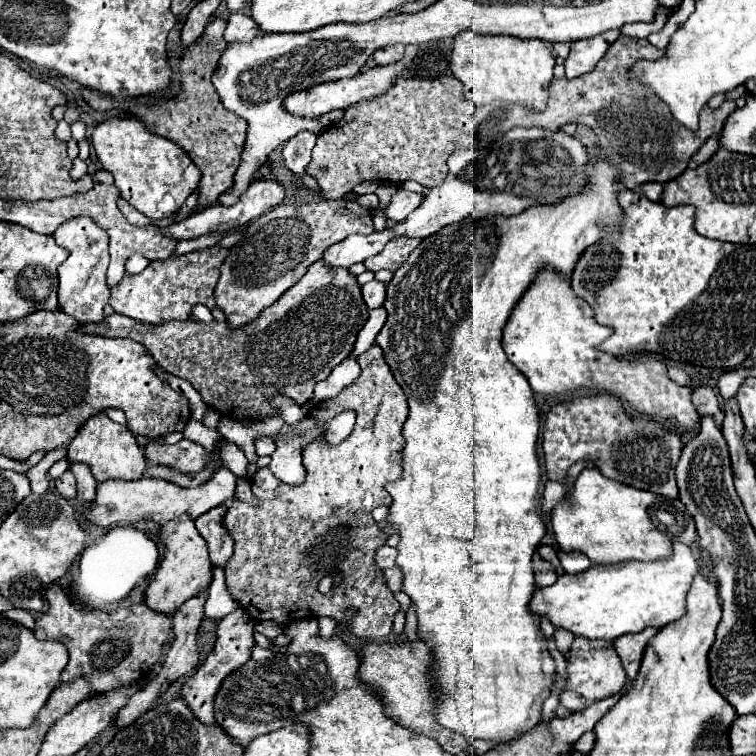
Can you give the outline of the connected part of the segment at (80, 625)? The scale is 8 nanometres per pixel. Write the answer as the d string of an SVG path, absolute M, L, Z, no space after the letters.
M49 585L45 599L49 601L49 609L45 613L41 613L41 617L37 619L37 625L33 629L35 637L39 639L53 639L53 641L63 641L69 649L69 665L63 673L61 683L67 683L75 677L87 677L89 681L93 681L93 691L101 693L101 691L109 691L111 687L119 687L119 685L129 685L141 677L147 675L147 671L161 661L161 649L163 645L171 639L173 633L173 619L171 615L159 613L149 609L147 605L139 603L139 605L131 605L131 607L119 607L113 613L103 613L97 609L89 609L83 607L79 603L73 603L69 599L69 593L59 587L59 585Z

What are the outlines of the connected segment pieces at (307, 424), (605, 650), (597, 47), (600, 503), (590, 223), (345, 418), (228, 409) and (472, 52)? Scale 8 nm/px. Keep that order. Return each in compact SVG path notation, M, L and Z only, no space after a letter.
M305 417L299 425L283 425L283 429L275 435L277 451L271 455L269 469L273 475L289 485L305 483L305 467L303 467L303 449L311 437L315 437L317 425L313 417Z
M575 637L567 657L567 685L559 695L559 703L571 711L579 711L595 701L601 701L603 697L615 695L625 681L627 675L623 671L619 655L615 653L613 641L605 641L605 639L591 641L585 637Z
M607 31L593 39L573 41L571 53L565 59L565 76L568 79L573 79L581 77L583 73L589 73L619 35L621 35L621 31Z
M595 467L583 469L579 473L569 497L563 503L555 505L551 513L551 525L553 525L555 539L563 551L583 551L597 565L621 563L629 559L653 561L653 559L659 559L661 555L669 555L673 541L681 541L691 547L697 545L693 517L687 513L687 509L683 509L683 503L679 499L669 499L651 491L629 487L621 481L613 481Z
M595 143L593 147L587 147L591 153L591 161L585 165L585 187L575 193L567 195L561 201L553 205L535 205L525 209L521 215L515 217L505 217L505 215L495 215L495 217L483 217L473 221L473 217L467 217L463 221L451 223L431 237L425 237L419 247L407 257L407 261L395 271L391 283L387 285L387 299L385 299L385 309L389 313L387 323L377 335L377 343L383 345L383 353L396 381L401 385L407 401L409 401L409 417L403 425L403 475L401 479L387 483L385 489L393 497L393 505L389 507L389 521L395 523L399 529L399 545L397 545L397 561L395 565L403 569L405 581L403 581L403 591L411 597L411 601L417 605L417 619L419 619L419 639L423 639L427 645L433 647L435 655L435 683L439 687L439 703L437 703L437 719L441 725L445 725L451 731L463 733L469 741L475 739L495 739L499 743L507 743L511 739L517 739L521 733L533 729L541 721L541 703L547 699L549 689L553 685L553 673L555 673L555 663L549 655L547 649L547 639L539 627L539 617L531 613L529 603L535 591L535 577L533 577L533 567L531 567L531 557L539 545L539 541L545 537L547 527L539 515L539 487L541 487L541 469L539 469L539 457L537 457L537 435L539 435L539 413L537 405L533 399L533 391L529 387L529 381L525 375L509 363L503 347L501 347L501 333L505 323L509 321L511 311L515 309L517 301L525 295L525 291L533 285L535 277L551 267L557 275L571 277L579 257L587 247L591 247L595 241L603 239L605 235L617 233L623 227L623 209L617 203L617 183L621 181L621 169L617 163L601 157L601 149Z
M345 411L345 413L339 413L335 419L331 419L327 423L327 431L339 431L339 437L347 437L355 427L355 413L353 411Z
M317 261L307 269L307 273L299 279L299 285L293 285L279 301L269 305L253 319L249 325L231 327L229 321L211 321L201 323L195 319L187 321L167 321L161 325L149 325L135 321L131 317L113 313L99 323L79 325L81 333L101 335L101 337L127 337L143 343L155 361L167 373L187 379L205 399L205 403L215 409L219 415L235 419L235 421L259 421L265 417L275 417L277 411L269 403L271 397L283 395L293 399L297 405L305 405L313 399L313 387L319 381L325 381L335 365L339 365L353 349L357 331L367 321L367 305L363 305L361 287L353 275L345 269L329 269L323 261Z
M469 29L455 37L451 53L451 71L463 83L465 95L473 101L473 105L509 101L531 111L545 111L553 67L555 57L547 43L519 41L517 37L505 35L477 35Z

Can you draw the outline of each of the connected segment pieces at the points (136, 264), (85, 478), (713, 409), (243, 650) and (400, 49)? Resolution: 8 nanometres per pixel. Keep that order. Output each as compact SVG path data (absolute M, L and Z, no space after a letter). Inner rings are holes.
M135 255L135 257L129 257L127 259L127 273L141 273L145 267L149 265L149 261L145 259L145 257L139 257L139 255Z
M69 465L69 469L77 477L77 499L85 505L93 503L93 499L97 495L97 481L95 481L91 469L87 469L87 465Z
M697 387L693 391L693 405L697 407L699 415L713 415L717 419L717 425L721 425L723 413L719 409L719 399L717 393L711 387Z
M239 609L239 611L231 613L231 615L227 615L223 621L219 621L217 631L215 631L217 641L215 641L213 651L209 653L209 657L205 659L205 663L197 669L197 673L183 687L183 699L187 701L187 705L191 705L191 709L197 713L197 717L205 725L213 725L213 721L215 721L213 703L215 703L215 695L217 695L221 683L225 681L225 677L231 675L233 671L237 671L239 667L243 667L251 659L251 651L255 647L255 639L253 639L254 628L252 625L247 626L247 624L254 624L254 620L243 609ZM231 639L235 643L231 643Z
M397 43L397 45L387 45L387 47L383 47L383 49L377 49L377 51L373 53L373 59L375 59L377 65L387 65L387 63L391 63L391 61L401 59L403 53L405 53L405 45Z

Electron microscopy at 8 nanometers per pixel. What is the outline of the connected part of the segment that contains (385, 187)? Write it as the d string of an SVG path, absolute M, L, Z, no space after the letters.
M381 183L381 185L377 187L375 195L379 197L379 209L387 209L387 205L389 205L389 201L391 201L391 195L393 195L393 191L395 191L395 187L393 187L391 183Z

